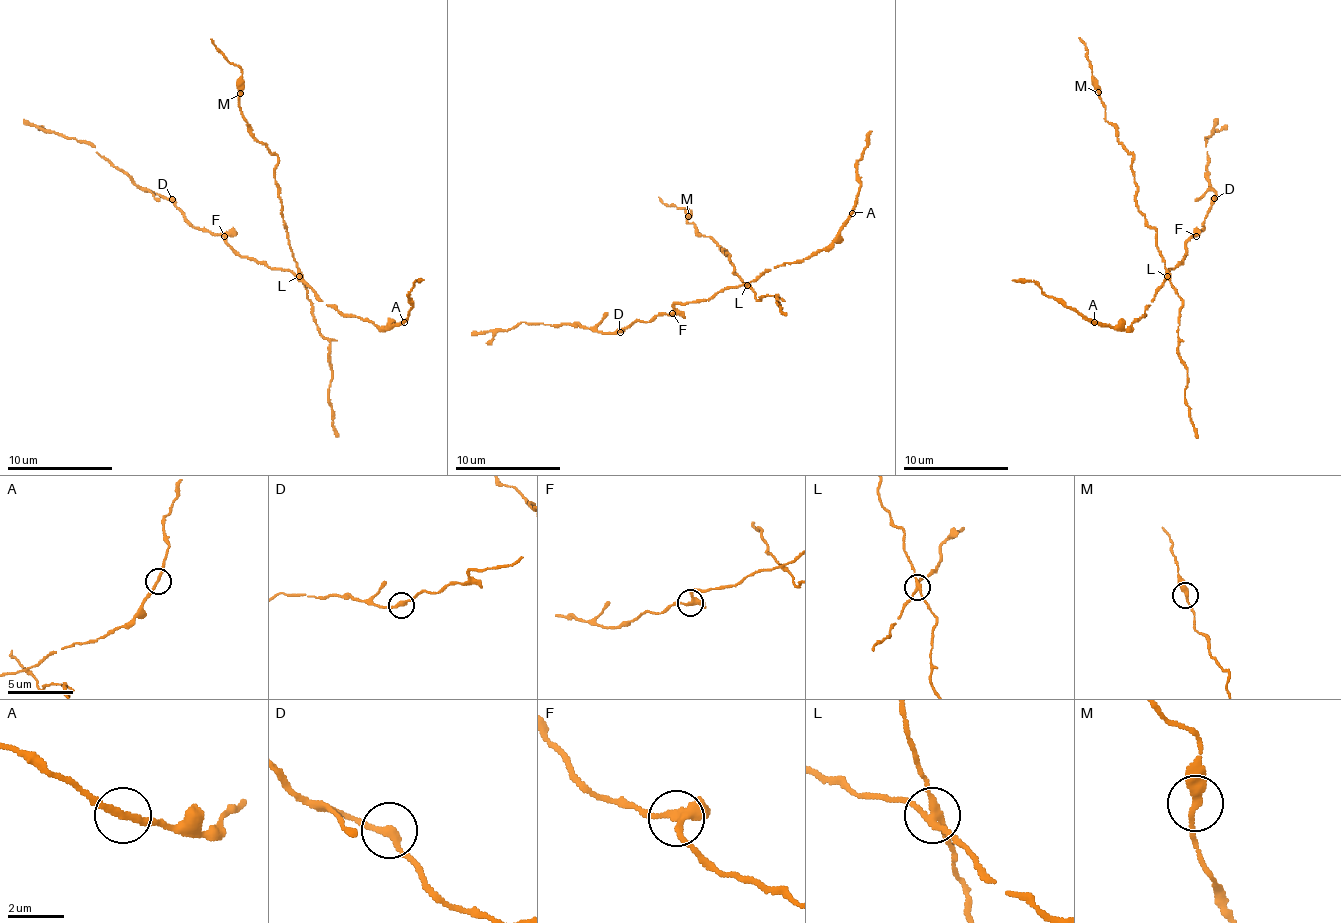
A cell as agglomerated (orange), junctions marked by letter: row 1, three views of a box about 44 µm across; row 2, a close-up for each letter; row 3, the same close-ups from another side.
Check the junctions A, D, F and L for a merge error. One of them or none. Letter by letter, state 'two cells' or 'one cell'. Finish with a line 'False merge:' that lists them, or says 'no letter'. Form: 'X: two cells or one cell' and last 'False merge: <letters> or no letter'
A: one cell
D: one cell
F: one cell
L: two cells
False merge: L

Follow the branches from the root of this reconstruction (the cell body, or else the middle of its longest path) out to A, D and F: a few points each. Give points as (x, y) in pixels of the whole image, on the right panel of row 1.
A: (1172, 267), (1164, 286), (1135, 323), (1127, 328), (1111, 328), (1095, 323)
D: (1172, 267), (1182, 262), (1185, 243), (1204, 228), (1206, 212), (1214, 198)
F: (1172, 267), (1182, 262), (1185, 243), (1196, 236)

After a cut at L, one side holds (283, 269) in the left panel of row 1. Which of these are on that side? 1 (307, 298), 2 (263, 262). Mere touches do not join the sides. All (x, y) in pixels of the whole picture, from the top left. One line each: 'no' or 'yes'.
1: no
2: yes

